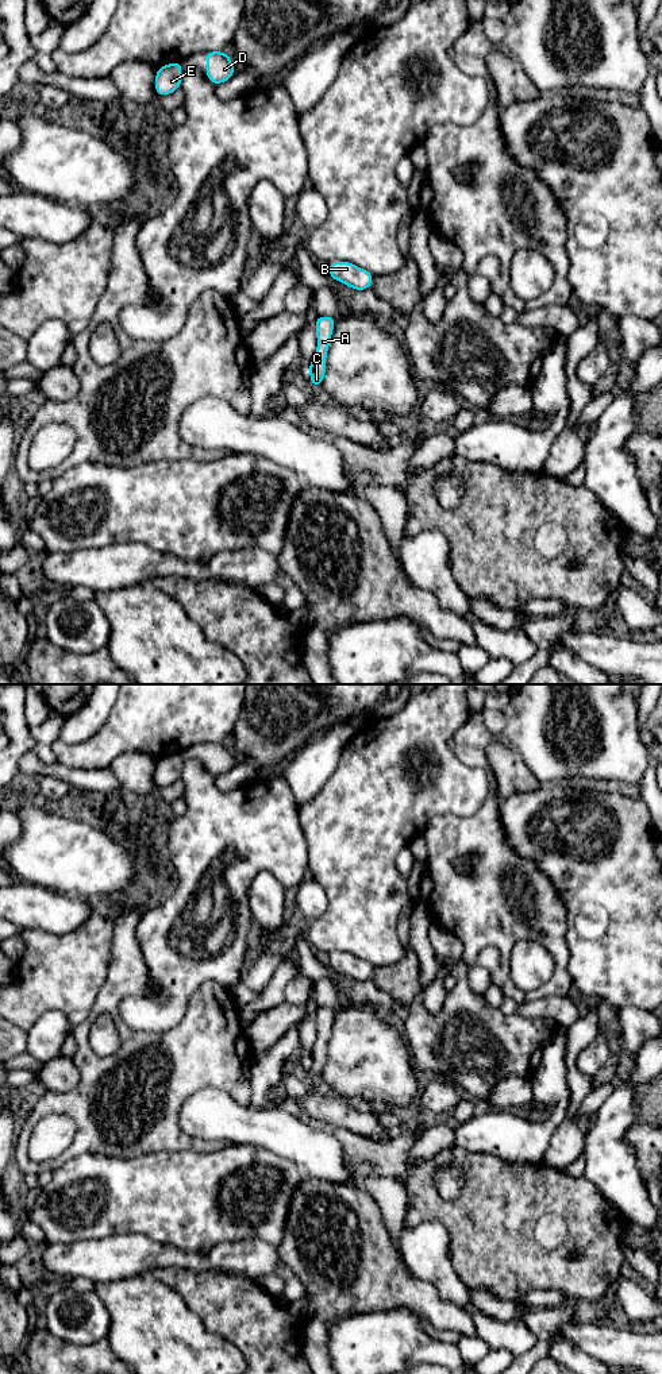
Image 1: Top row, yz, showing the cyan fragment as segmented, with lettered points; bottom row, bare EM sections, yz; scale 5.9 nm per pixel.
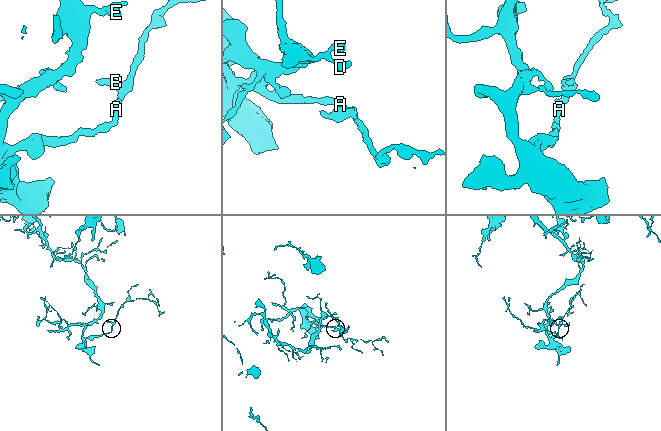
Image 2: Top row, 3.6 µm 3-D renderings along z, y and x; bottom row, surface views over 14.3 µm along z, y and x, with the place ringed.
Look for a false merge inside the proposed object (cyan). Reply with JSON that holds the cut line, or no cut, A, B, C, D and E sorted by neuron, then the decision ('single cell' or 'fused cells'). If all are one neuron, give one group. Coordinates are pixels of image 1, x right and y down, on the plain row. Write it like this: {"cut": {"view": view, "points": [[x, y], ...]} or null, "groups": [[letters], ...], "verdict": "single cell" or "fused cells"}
{"cut": null, "groups": [["A", "B", "C", "D", "E"]], "verdict": "single cell"}

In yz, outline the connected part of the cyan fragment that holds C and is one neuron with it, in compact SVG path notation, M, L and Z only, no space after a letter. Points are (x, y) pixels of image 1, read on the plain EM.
M317 1007L316 1008L316 1028L317 1028L317 1039L315 1047L311 1051L309 1058L309 1072L311 1074L319 1080L323 1073L326 1065L326 1049L330 1038L331 1026L334 1022L335 1007Z

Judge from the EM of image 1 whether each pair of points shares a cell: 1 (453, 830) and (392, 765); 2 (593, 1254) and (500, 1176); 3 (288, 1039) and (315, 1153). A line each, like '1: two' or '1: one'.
1: two
2: one
3: two

